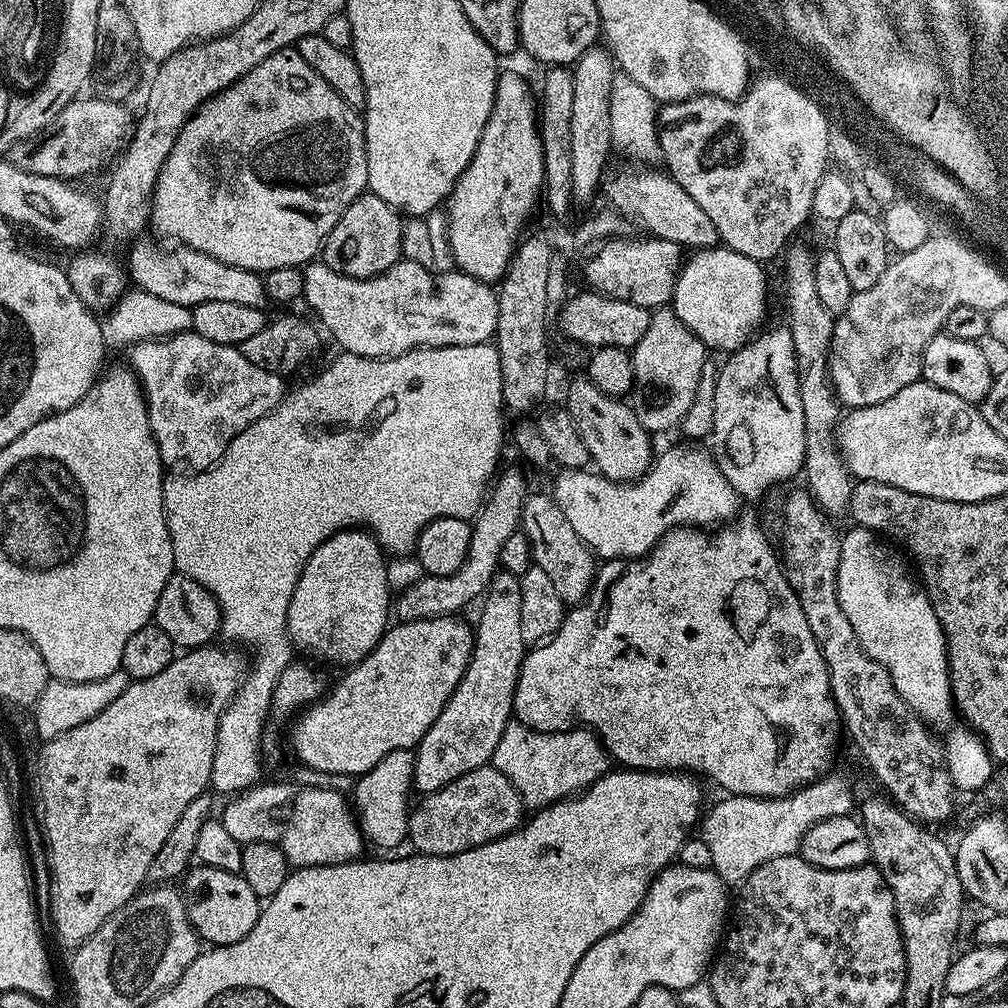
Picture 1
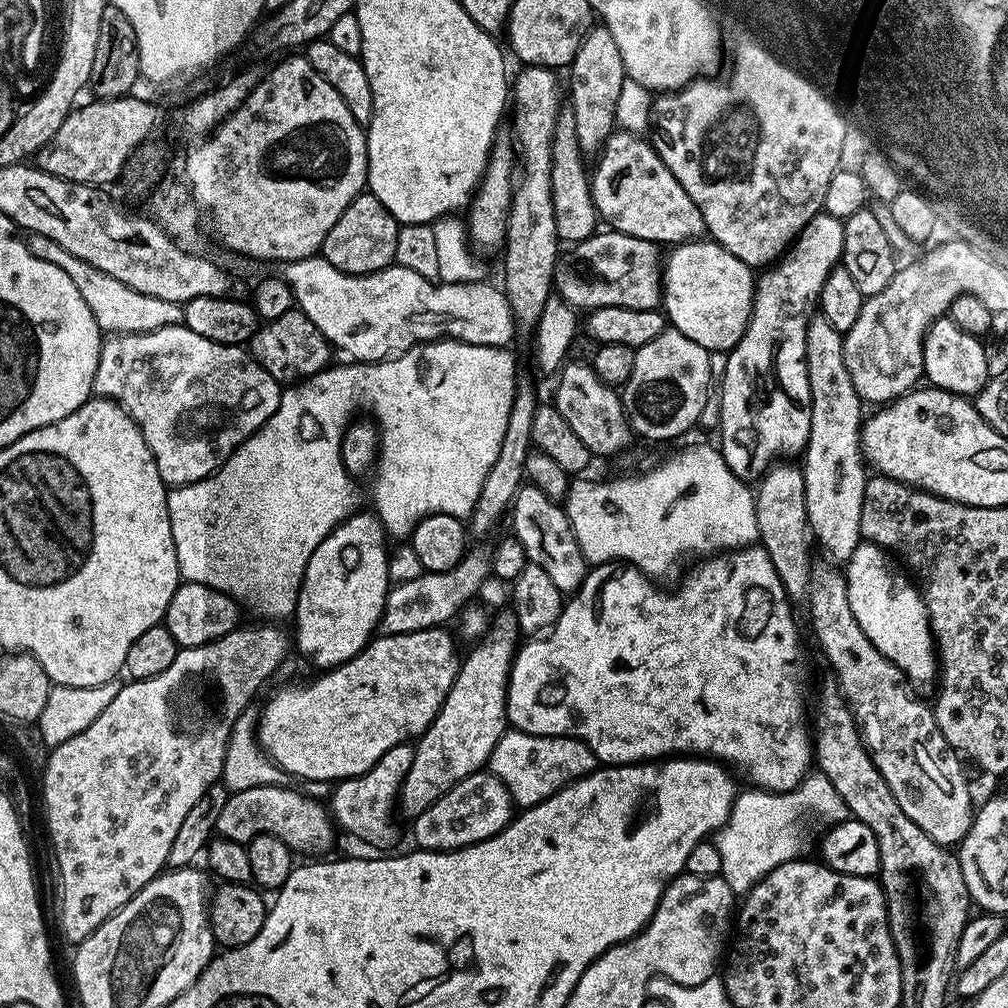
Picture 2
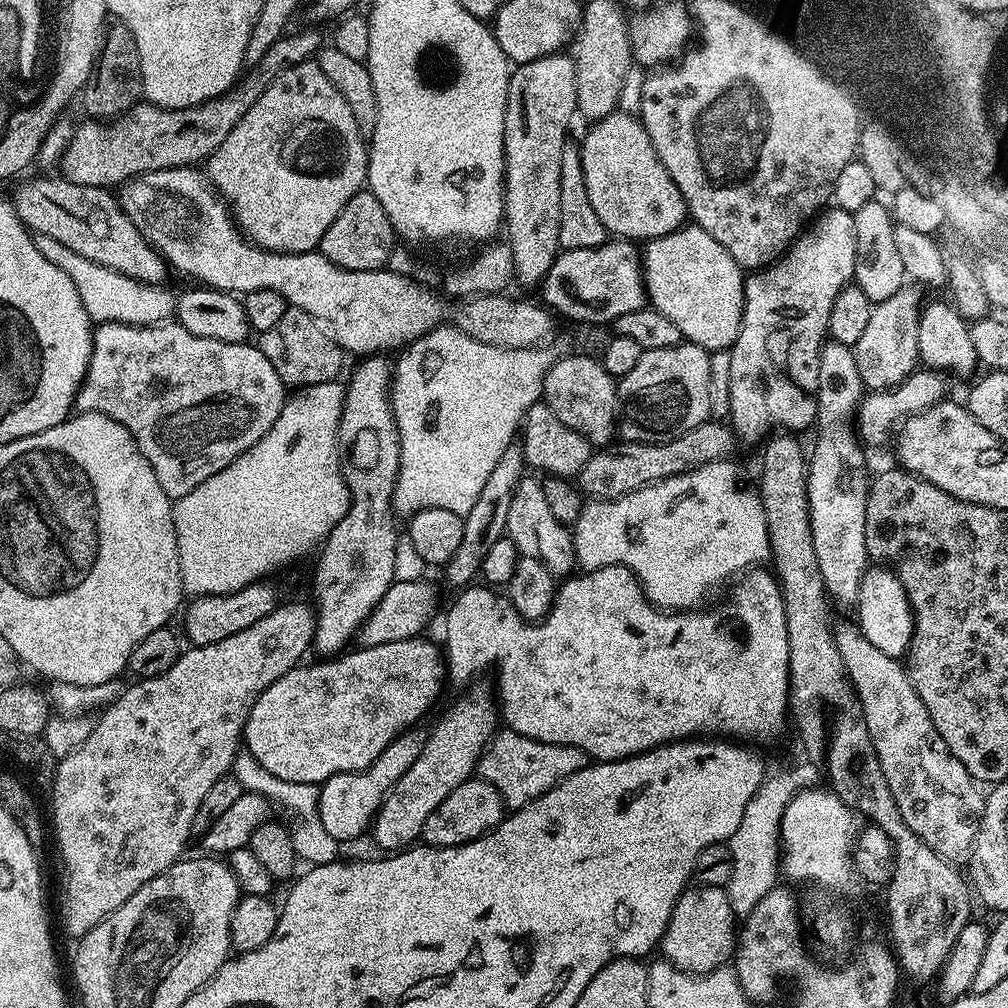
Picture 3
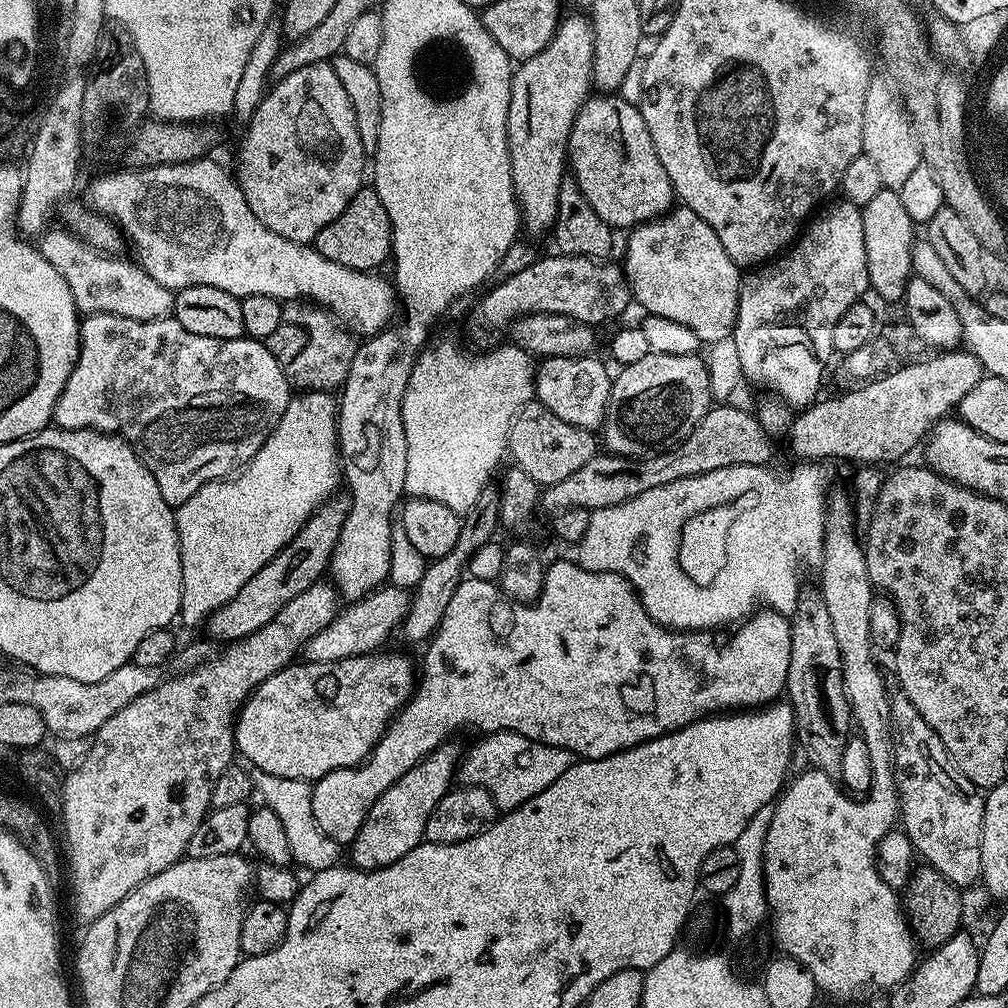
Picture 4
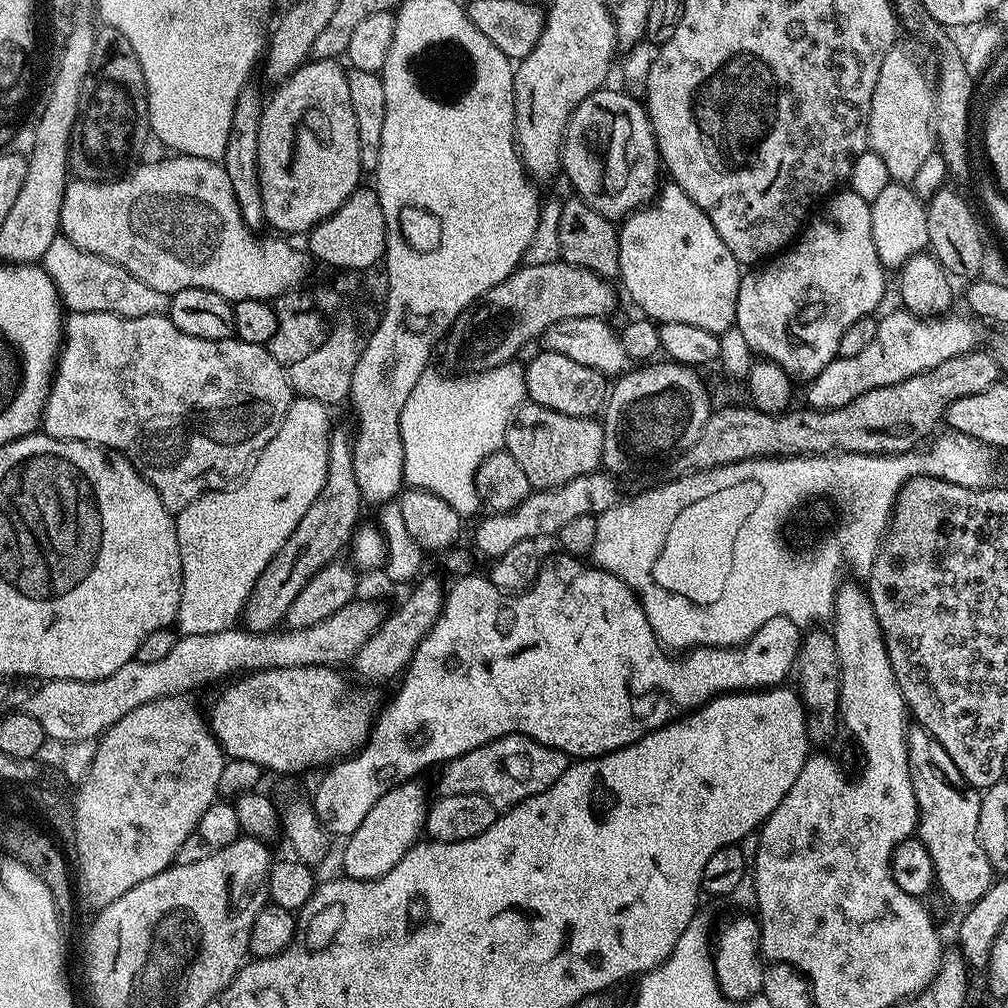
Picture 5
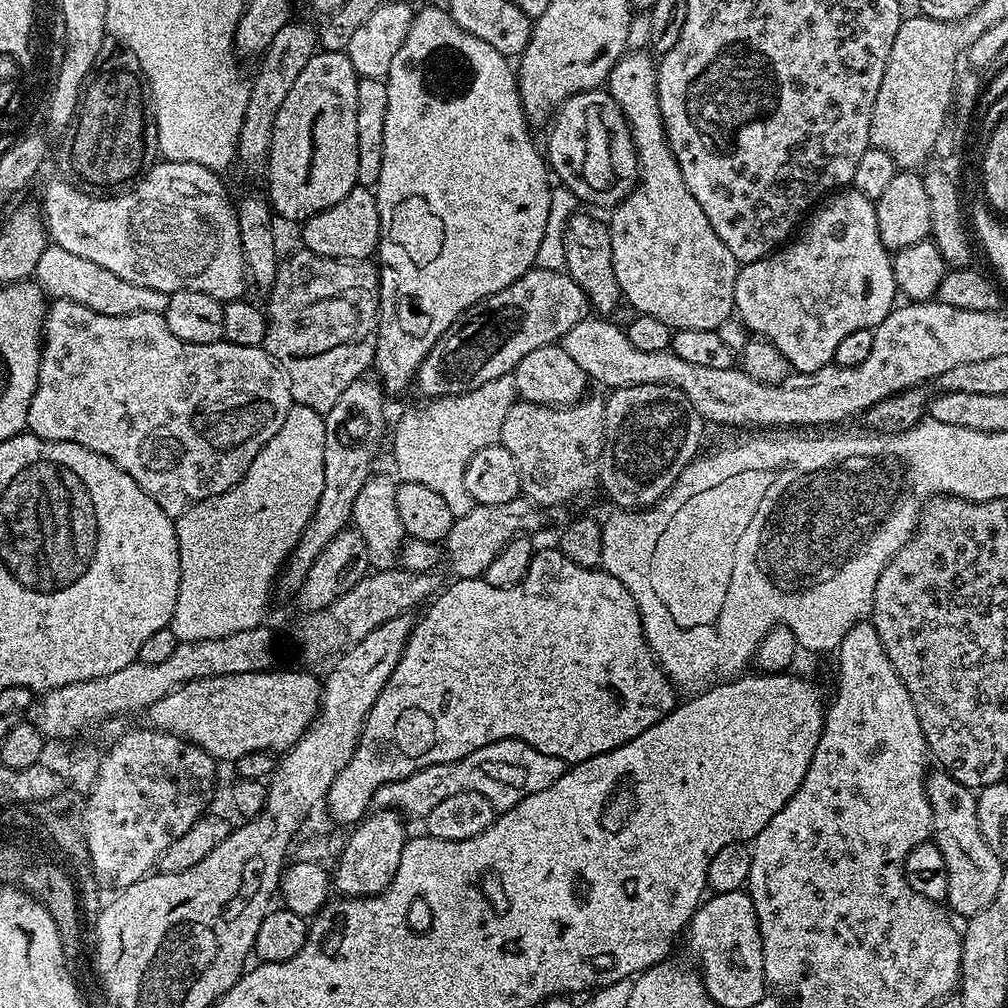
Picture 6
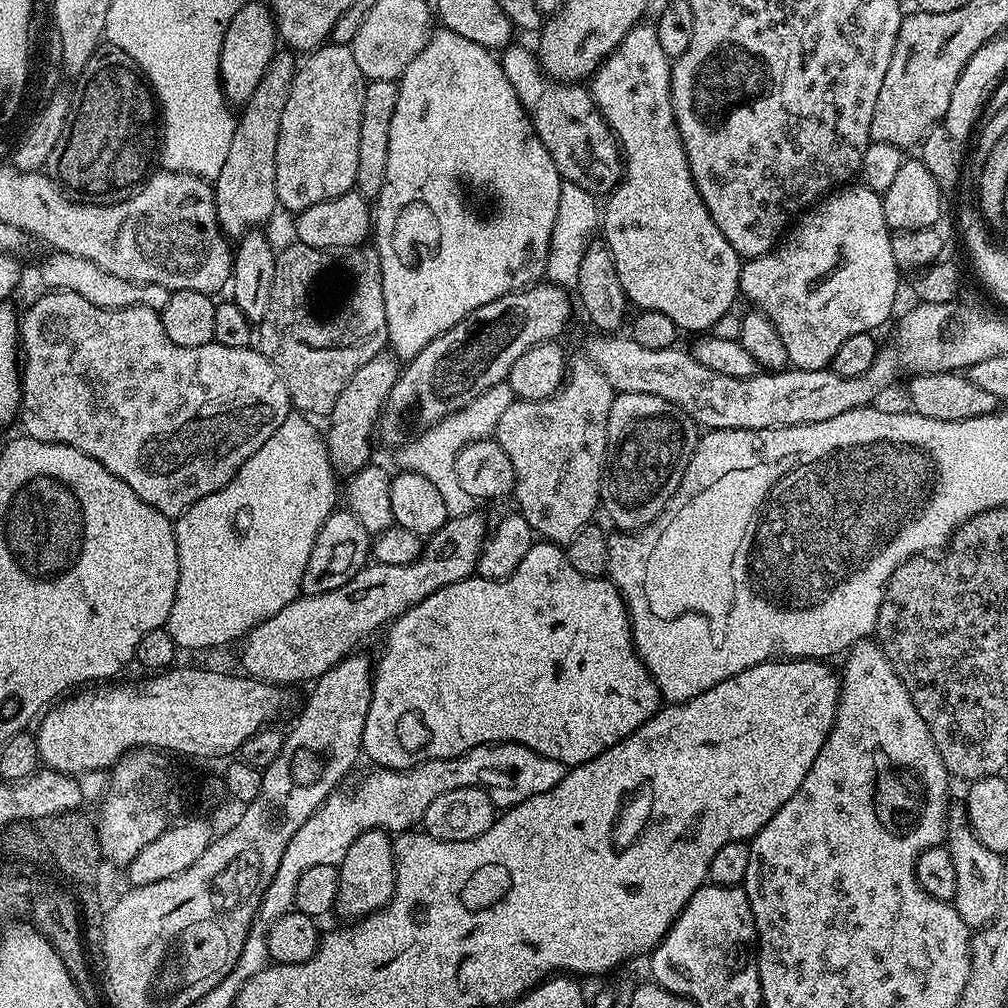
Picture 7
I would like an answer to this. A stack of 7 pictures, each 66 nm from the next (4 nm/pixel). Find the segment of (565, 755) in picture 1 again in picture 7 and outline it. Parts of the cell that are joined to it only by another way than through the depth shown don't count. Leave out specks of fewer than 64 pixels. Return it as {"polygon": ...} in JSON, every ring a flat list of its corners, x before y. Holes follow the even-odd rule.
{"polygon":[[483,744,471,748,461,756,426,760,414,768,377,767,356,789,352,796,333,794,321,804,320,809,290,838,286,854,282,854,278,870,260,904,259,919,271,922,276,917,293,911,298,890,298,878,310,866,340,865,346,850,364,832,387,830,399,834,415,829,423,821,426,806,442,794,459,788,482,788,497,809,507,810,515,804,534,798,546,790,554,790,562,782,566,766,546,758,525,744]]}

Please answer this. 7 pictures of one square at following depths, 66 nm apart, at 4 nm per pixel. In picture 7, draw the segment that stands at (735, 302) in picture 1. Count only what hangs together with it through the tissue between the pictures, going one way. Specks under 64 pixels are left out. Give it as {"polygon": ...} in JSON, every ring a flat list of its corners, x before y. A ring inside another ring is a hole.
{"polygon":[[641,22,635,28,631,28,622,38,622,42,616,47,606,60,601,62,600,67,592,73,590,77,590,91,592,101,595,102,600,113,604,116,608,127,612,129,613,136,620,146,620,155,622,157,622,175,620,183,607,193,605,202,602,204,602,232,604,228,603,243,608,245,610,254,614,258,614,266,618,270,618,282,622,282,622,290,624,295,637,309,640,310,658,310,658,314,666,314,666,318,670,318,670,322,674,322,677,329,688,332,700,332,696,334,704,334,712,330,715,323,718,322,723,315,733,311,732,303,738,300,740,296,740,265,742,257,734,250,734,246,730,246,730,242,726,242,726,234,722,234,722,230,718,230,718,226,714,222,714,218,710,218,710,210,706,210,706,202,702,202,702,198,696,189,694,178,688,169,688,159,686,158,686,150,682,146,682,138,678,134,678,126,674,118,672,110,672,99,670,98,670,78,672,76,672,60,668,52,662,50,662,42,658,42,658,34,655,27,651,23]]}

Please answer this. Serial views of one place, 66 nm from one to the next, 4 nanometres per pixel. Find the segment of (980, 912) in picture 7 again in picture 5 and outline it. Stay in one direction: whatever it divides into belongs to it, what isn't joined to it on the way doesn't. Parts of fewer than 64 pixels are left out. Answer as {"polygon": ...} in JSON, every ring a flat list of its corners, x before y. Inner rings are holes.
{"polygon":[[925,728,908,729,908,765,912,771,914,798,920,811,918,839,930,850,936,867,936,883,948,900,967,906,978,902,990,890,994,873,986,850,980,845,978,818,981,793,971,788,958,774,958,766,950,762,950,754]]}

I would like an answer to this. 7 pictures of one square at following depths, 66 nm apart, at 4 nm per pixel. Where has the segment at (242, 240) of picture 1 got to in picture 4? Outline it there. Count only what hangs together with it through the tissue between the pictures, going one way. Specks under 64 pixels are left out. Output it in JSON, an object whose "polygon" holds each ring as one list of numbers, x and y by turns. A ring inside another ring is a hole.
{"polygon":[[331,63,302,66,302,70,294,70,294,74,275,81,265,91,264,101,258,106,258,110,252,115,252,120,243,131,244,137,240,140,240,161,236,164,236,172,234,168,234,176,250,210,258,218,258,222,265,224,274,234,295,244,311,245,315,241,316,235,326,226,330,226,330,222,334,222,334,218,338,218,338,214,342,214,342,210,346,210,346,206,350,206,350,198,354,198,354,194,358,194,358,190,366,180,366,164,364,168,366,153,362,146,362,138,358,138,356,115,350,106,350,98,346,98,346,89,342,87,342,82,338,82,338,76,334,74]]}

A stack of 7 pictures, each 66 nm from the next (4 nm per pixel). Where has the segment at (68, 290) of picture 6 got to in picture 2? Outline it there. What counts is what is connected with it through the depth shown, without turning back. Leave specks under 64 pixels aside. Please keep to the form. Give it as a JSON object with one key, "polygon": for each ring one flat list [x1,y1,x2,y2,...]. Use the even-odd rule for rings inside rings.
{"polygon":[[31,234,26,243,34,258,50,262,58,266,58,270,66,270,66,274,70,274,74,286,78,286,78,294,82,294,86,306,90,306,90,314,94,314,101,333,118,336,142,334,174,326,184,319,184,309,181,305,165,302,162,298,150,298,150,294,138,294,138,290,130,290,130,286,118,282,118,278,110,278,110,274,74,258,74,254,70,254,70,250,62,250,58,242,50,242,46,234]]}

